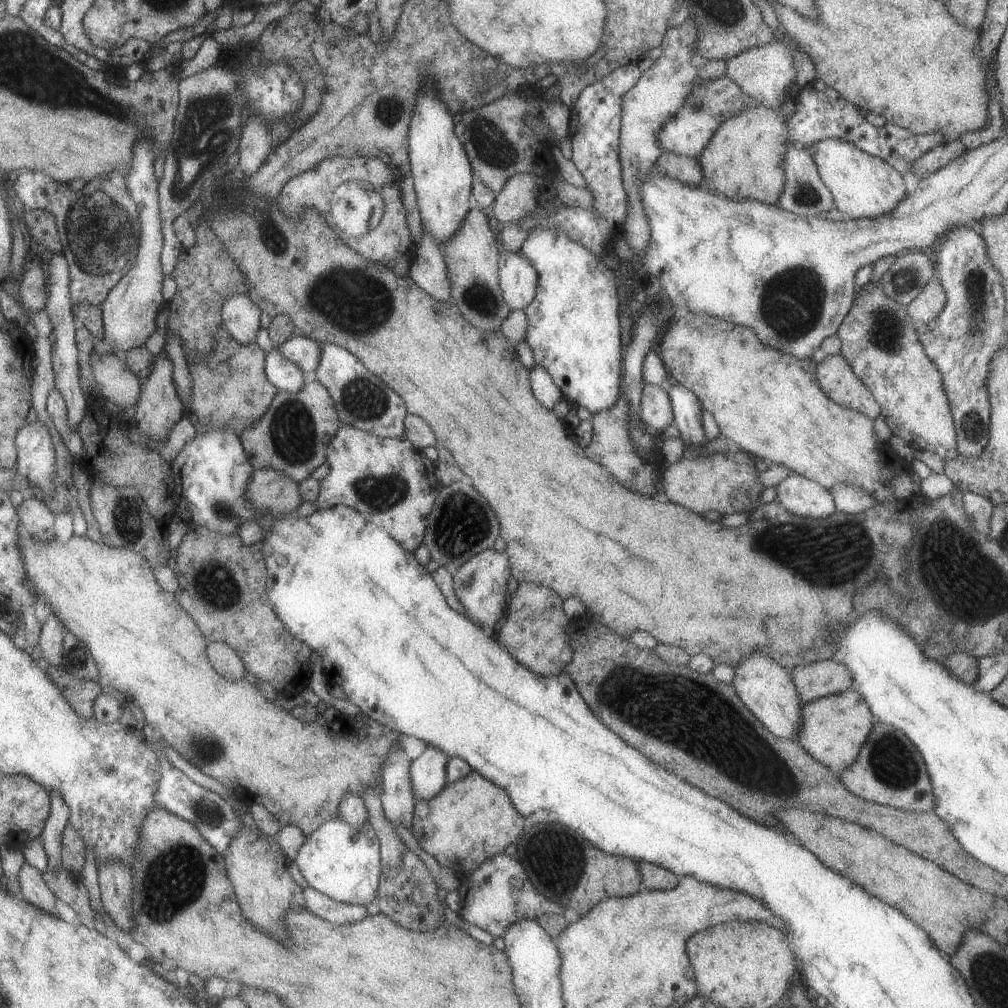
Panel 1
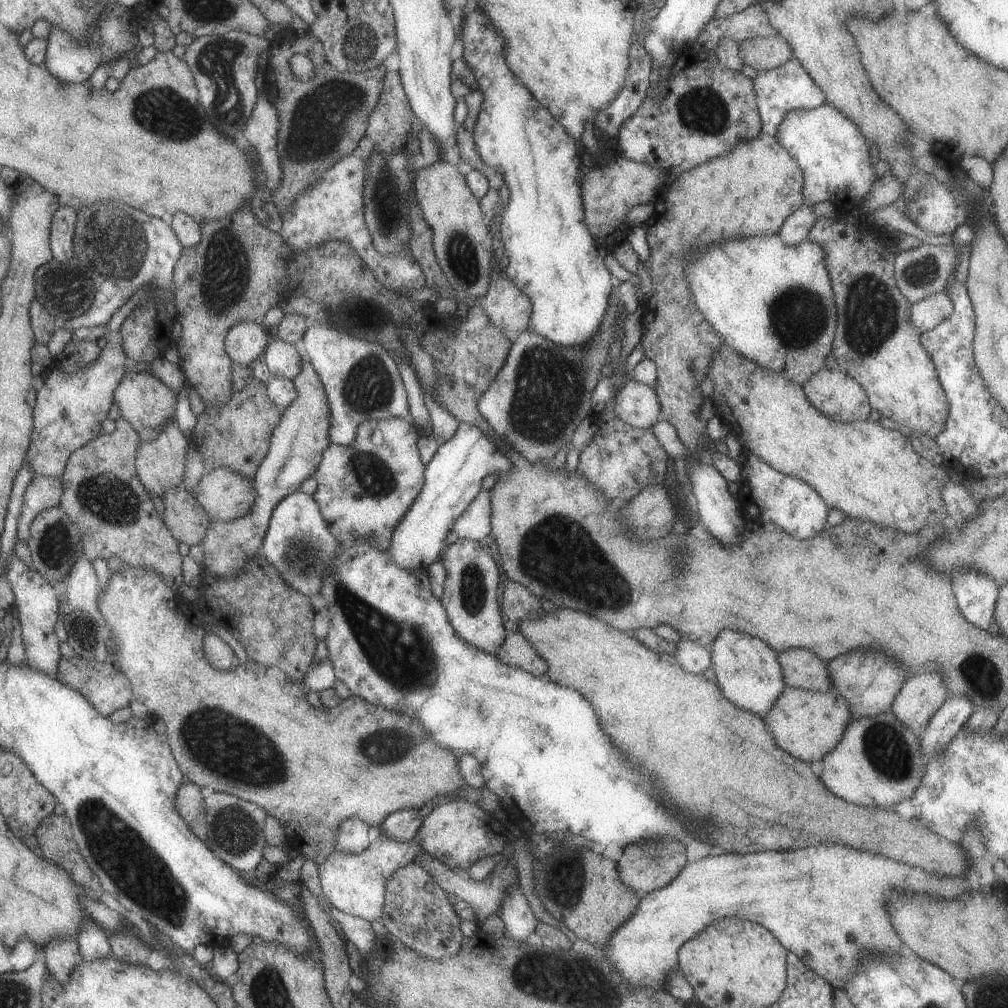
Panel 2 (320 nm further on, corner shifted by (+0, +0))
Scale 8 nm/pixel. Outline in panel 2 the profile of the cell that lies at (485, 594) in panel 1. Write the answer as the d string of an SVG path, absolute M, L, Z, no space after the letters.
M458 538L451 543L439 558L445 569L443 592L439 602L444 608L447 622L453 632L470 647L495 655L504 641L503 619L497 604L499 568L484 552L478 542Z

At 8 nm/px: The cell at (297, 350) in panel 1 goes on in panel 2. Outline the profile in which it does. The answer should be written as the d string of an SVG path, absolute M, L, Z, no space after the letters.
M271 336L261 357L271 376L287 380L297 376L300 364L303 363L294 345Z

